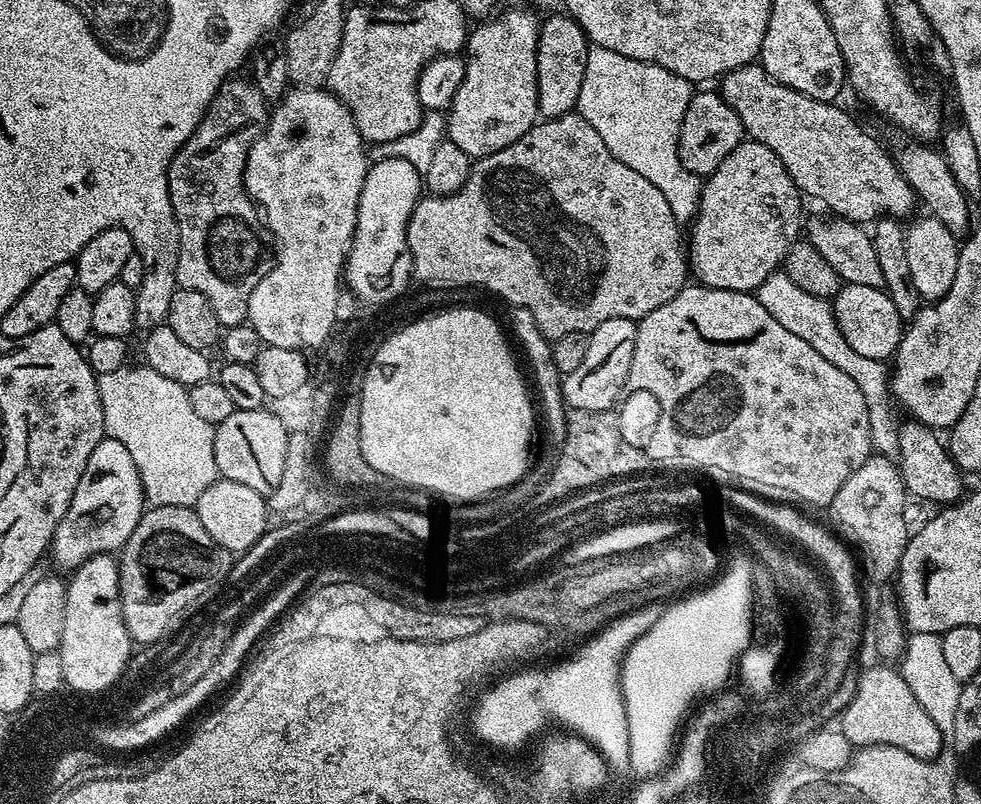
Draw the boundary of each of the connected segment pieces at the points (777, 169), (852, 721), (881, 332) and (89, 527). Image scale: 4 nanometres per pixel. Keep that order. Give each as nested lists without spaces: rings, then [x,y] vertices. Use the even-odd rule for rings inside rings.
[[[745,138],[738,146],[734,146],[734,150],[730,150],[730,154],[722,162],[722,166],[718,166],[718,170],[711,172],[703,181],[700,190],[700,206],[694,221],[694,227],[696,229],[692,232],[692,248],[690,244],[686,252],[691,275],[706,288],[755,293],[756,289],[762,286],[762,282],[766,282],[766,278],[770,278],[770,274],[777,271],[783,265],[785,254],[787,254],[790,246],[801,235],[800,200],[802,201],[802,193],[796,187],[796,183],[790,178],[790,174],[786,174],[786,166],[782,166],[778,154],[774,154],[774,150],[770,150],[770,146],[762,146],[762,142]]]
[[[884,662],[877,665],[877,668],[868,668],[859,673],[860,681],[854,698],[839,717],[839,731],[843,732],[845,738],[857,749],[881,744],[906,750],[906,754],[914,754],[914,758],[937,759],[941,755],[940,747],[944,742],[946,744],[945,733],[941,732],[934,718],[930,718],[930,714],[926,714],[926,710],[918,706],[914,690],[906,686],[899,670]]]
[[[844,284],[840,293],[831,301],[831,305],[838,326],[842,330],[842,336],[846,338],[846,342],[853,347],[855,352],[863,354],[866,358],[874,358],[875,360],[883,360],[885,362],[891,361],[895,357],[900,340],[904,336],[906,324],[905,321],[900,319],[898,309],[896,309],[894,302],[883,288]]]
[[[100,440],[98,446],[94,446],[94,454],[90,454],[90,462],[86,462],[86,470],[82,470],[78,490],[74,490],[74,498],[70,500],[62,522],[58,522],[54,530],[50,560],[52,556],[58,567],[75,570],[92,556],[123,549],[145,511],[144,487],[138,466],[134,466],[134,458],[130,458],[130,450],[117,440]]]

